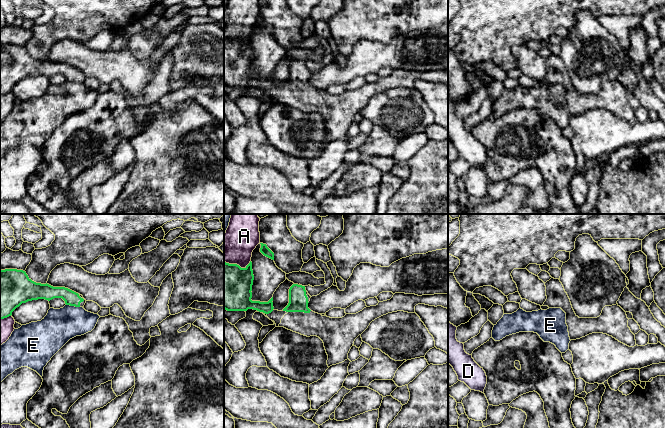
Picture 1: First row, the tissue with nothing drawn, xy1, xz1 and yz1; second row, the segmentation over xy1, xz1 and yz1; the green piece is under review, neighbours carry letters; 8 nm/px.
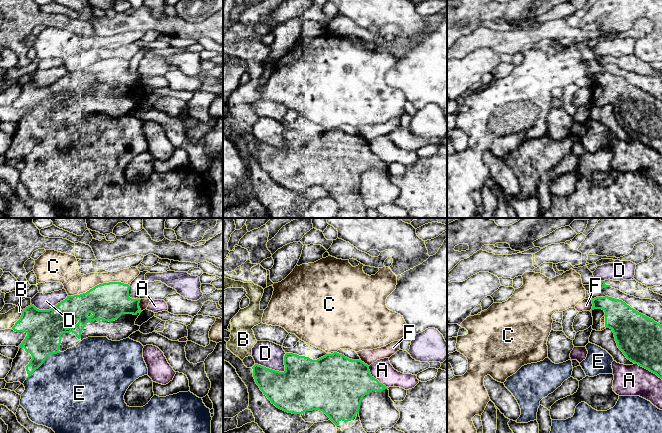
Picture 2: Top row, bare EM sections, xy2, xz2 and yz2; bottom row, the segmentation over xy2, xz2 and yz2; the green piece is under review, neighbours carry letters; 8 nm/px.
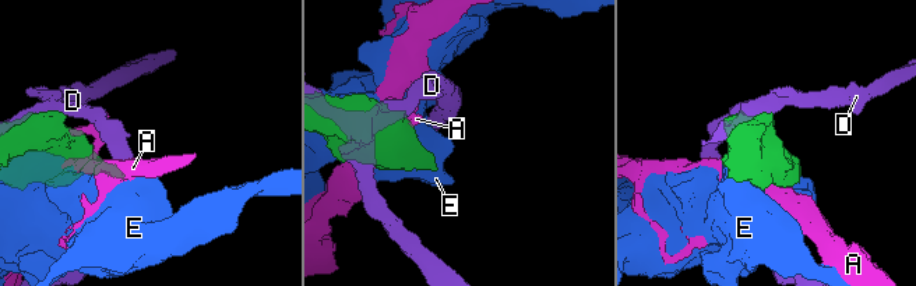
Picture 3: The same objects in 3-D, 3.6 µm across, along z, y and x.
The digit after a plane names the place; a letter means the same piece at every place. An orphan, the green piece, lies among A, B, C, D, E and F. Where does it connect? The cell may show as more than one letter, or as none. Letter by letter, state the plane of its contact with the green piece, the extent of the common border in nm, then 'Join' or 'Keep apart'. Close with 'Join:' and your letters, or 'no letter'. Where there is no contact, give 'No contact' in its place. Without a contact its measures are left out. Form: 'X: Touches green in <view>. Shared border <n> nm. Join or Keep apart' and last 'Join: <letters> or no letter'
A: Touches green in xz2. Shared border 240 nm. Keep apart
B: Touches green in xy2. Shared border 180 nm. Keep apart
C: Touches green in xy2. Shared border 500 nm. Keep apart
D: Touches green in xz2. Shared border 280 nm. Keep apart
E: Touches green in xy2. Shared border 360 nm. Keep apart
F: Touches green in xy2. Shared border 100 nm. Keep apart
Join: no letter

